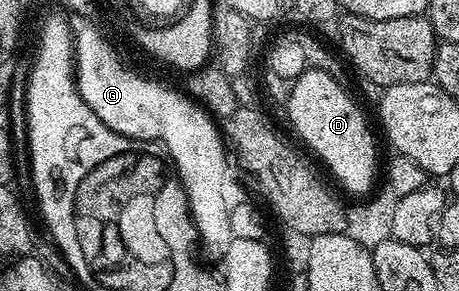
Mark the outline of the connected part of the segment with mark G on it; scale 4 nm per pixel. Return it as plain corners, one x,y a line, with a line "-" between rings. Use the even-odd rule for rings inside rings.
76,21
72,30
77,91
106,127
136,141
151,141
163,146
180,174
202,253
204,249
206,256
221,259
233,238
231,216
234,207
246,200
246,193
232,170
233,162
225,138
222,133
220,138
216,130
217,122
183,92
175,93
140,73
131,73
120,62
118,53
108,53
108,49
104,49
104,41
96,37
96,29
88,25
89,21

